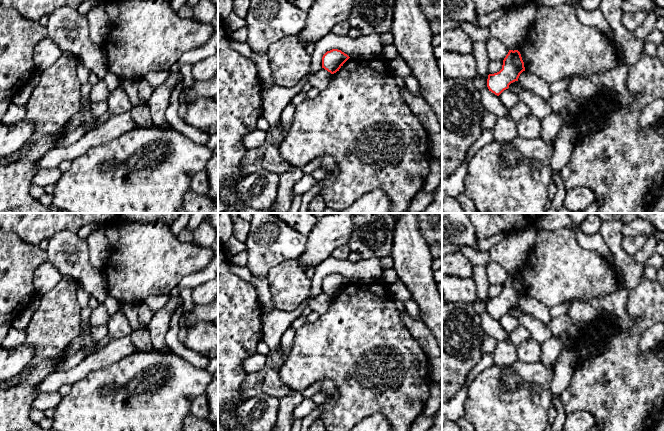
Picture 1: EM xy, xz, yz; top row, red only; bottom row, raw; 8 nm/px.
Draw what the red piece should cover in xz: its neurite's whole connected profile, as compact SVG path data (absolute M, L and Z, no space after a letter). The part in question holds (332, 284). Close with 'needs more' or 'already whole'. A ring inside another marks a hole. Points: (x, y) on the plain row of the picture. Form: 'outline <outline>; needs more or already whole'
outline M332 273L327 275L322 281L322 292L330 296L331 298L336 297L343 290L343 288L350 281L338 273Z; already whole

